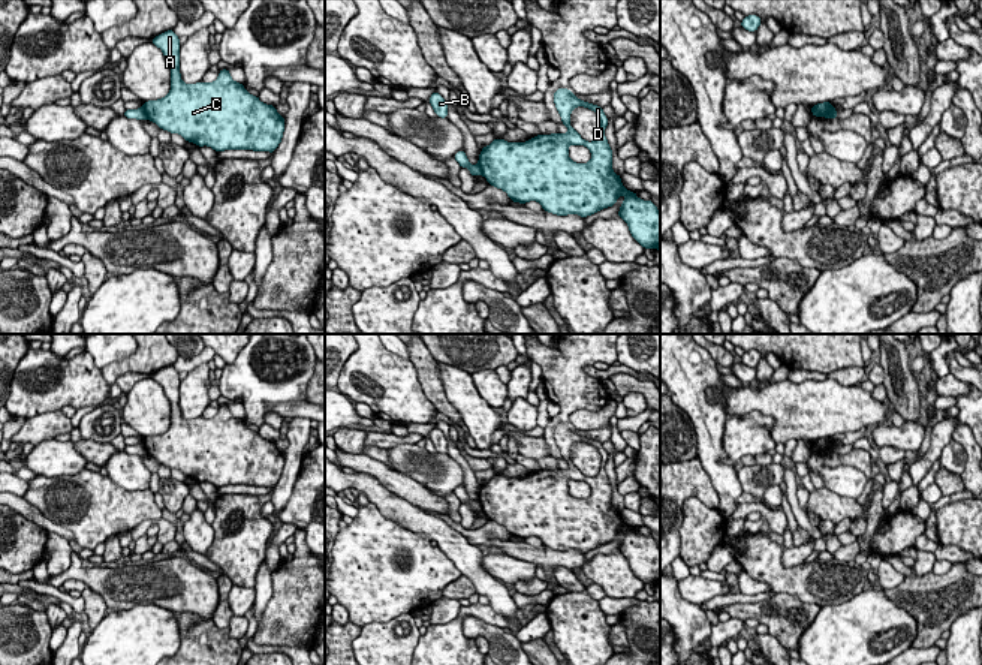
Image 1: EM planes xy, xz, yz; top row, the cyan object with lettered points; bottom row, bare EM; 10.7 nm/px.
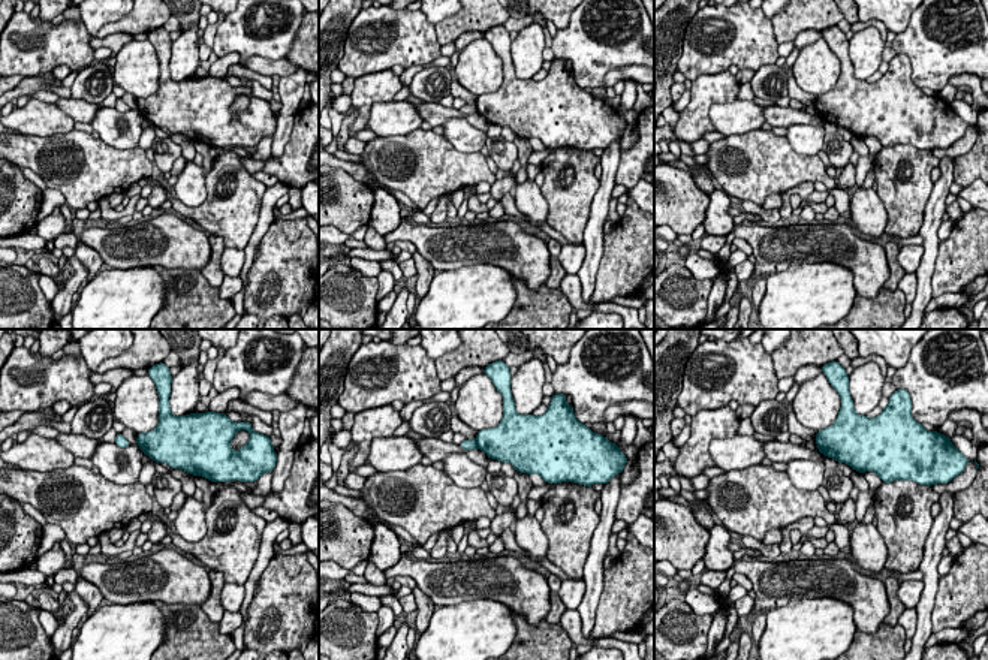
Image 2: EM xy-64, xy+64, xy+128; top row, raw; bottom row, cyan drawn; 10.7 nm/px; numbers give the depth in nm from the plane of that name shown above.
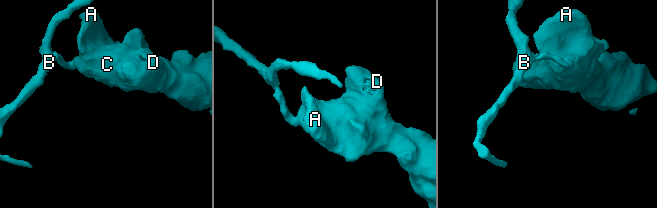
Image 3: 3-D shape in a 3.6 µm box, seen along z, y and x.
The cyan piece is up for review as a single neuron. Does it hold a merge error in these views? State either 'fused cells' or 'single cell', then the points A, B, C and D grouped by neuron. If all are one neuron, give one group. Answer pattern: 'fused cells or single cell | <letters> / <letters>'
fused cells | A C D / B

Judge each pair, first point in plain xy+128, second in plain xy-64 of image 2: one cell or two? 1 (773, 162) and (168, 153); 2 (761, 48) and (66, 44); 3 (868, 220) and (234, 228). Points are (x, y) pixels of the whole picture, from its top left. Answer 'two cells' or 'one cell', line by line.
1: two cells
2: one cell
3: two cells

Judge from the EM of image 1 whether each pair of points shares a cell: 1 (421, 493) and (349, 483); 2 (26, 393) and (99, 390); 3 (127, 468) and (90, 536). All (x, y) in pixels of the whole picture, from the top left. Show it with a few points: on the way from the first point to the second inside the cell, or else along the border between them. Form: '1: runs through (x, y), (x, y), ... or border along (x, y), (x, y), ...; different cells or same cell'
1: border along (357, 472), (373, 475), (391, 492), (418, 506); different cells
2: runs through (44, 393), (48, 390), (81, 390); same cell
3: border along (108, 475), (127, 490), (148, 489); different cells

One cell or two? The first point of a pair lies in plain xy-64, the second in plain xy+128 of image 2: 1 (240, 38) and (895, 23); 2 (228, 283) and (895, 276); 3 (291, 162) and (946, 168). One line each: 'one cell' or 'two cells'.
1: two cells
2: two cells
3: two cells

